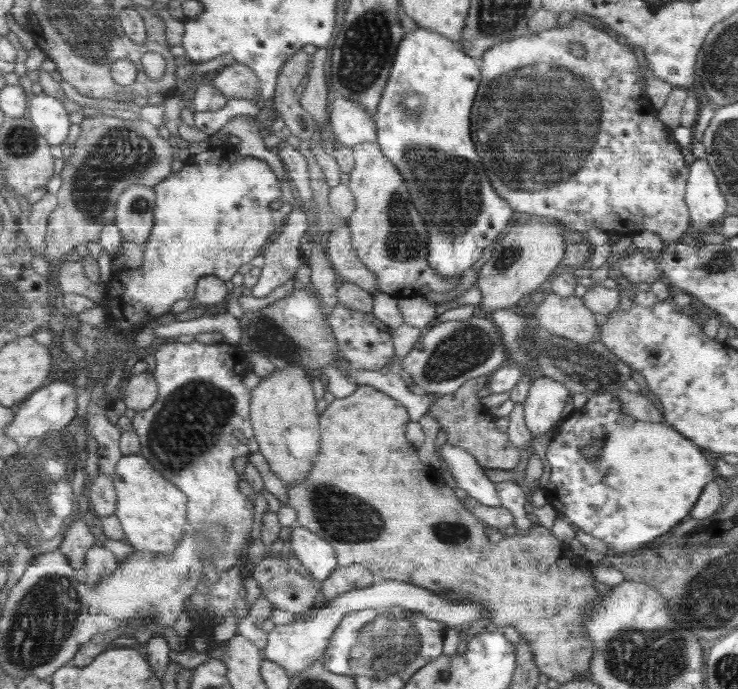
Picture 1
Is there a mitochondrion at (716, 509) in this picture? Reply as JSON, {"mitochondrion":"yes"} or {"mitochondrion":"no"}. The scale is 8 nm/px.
{"mitochondrion":"no"}

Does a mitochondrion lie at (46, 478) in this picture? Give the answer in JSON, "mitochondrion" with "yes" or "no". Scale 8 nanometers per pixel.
{"mitochondrion":"yes"}

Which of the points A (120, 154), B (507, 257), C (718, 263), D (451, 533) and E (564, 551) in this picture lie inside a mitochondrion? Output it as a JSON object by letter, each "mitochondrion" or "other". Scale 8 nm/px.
{"A":"mitochondrion","B":"mitochondrion","C":"mitochondrion","D":"mitochondrion","E":"other"}

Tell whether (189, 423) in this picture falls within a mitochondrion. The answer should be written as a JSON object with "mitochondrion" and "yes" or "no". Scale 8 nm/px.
{"mitochondrion":"yes"}

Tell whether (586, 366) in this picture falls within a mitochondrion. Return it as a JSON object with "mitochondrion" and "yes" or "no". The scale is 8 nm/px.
{"mitochondrion":"yes"}

